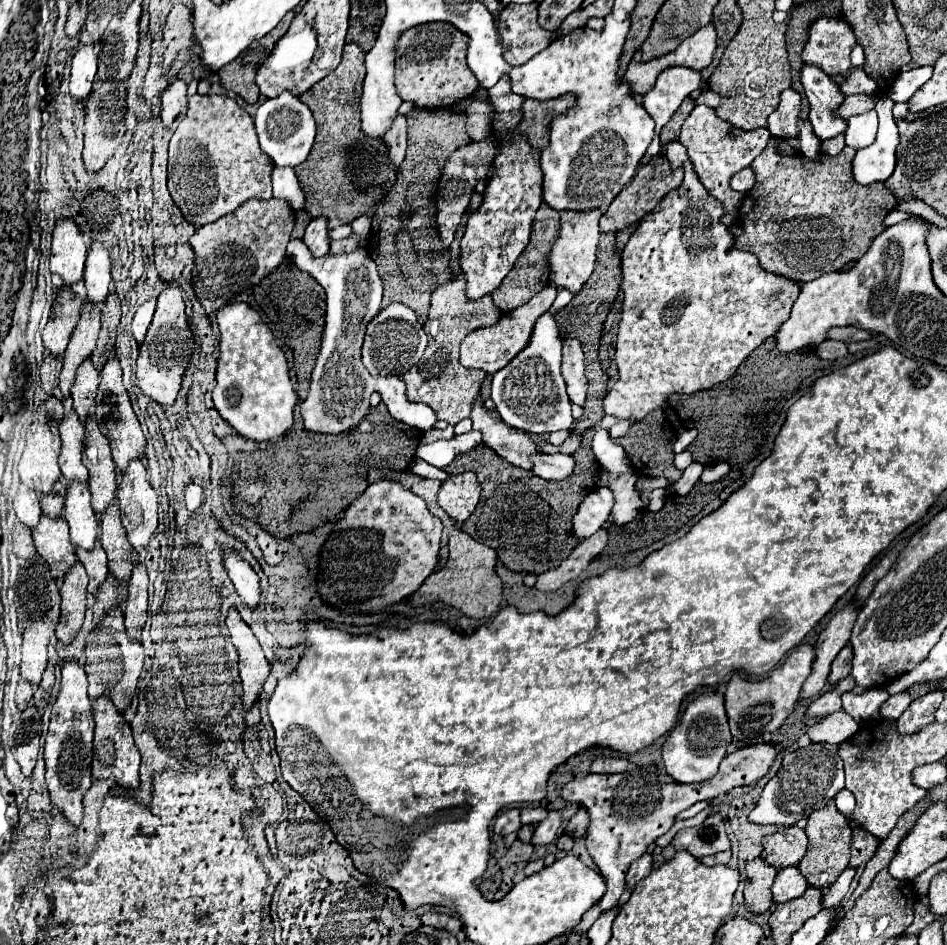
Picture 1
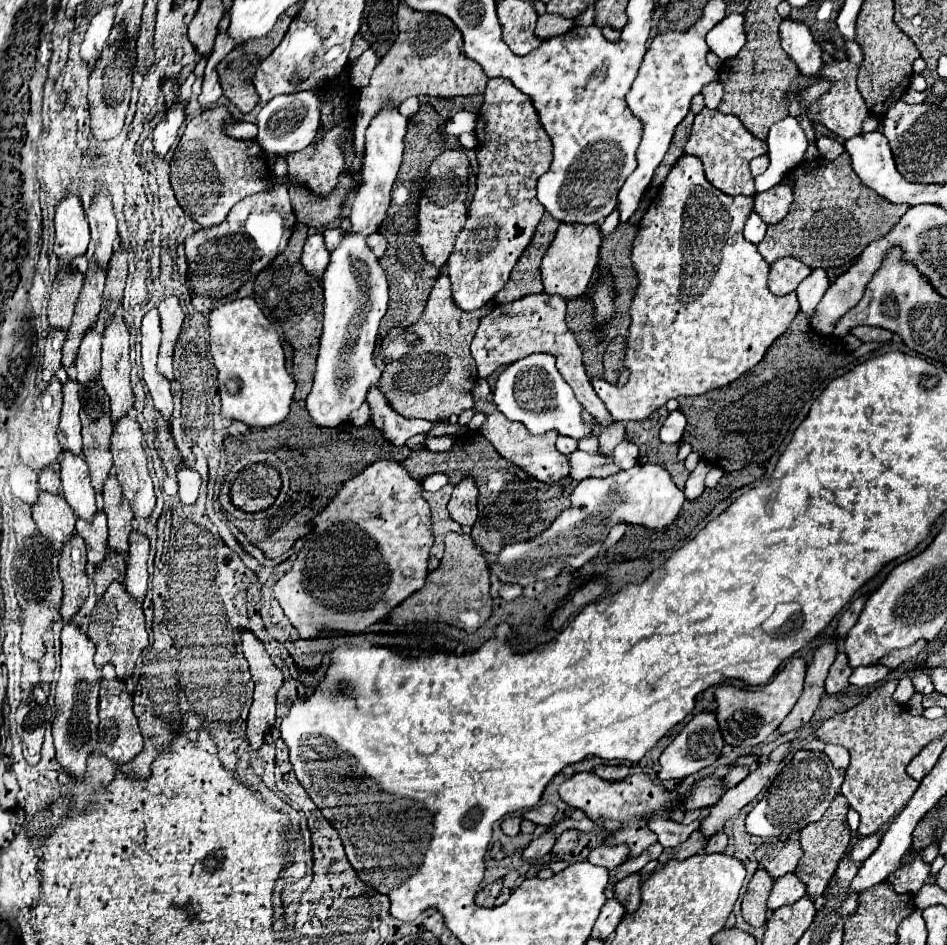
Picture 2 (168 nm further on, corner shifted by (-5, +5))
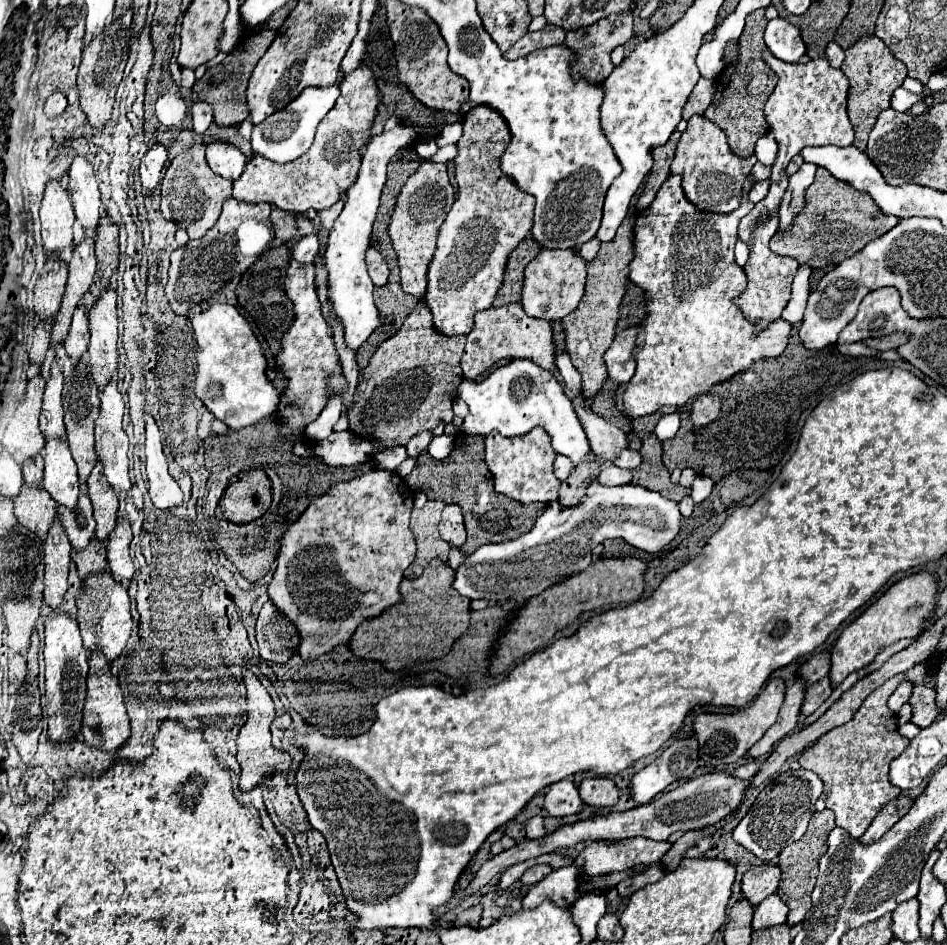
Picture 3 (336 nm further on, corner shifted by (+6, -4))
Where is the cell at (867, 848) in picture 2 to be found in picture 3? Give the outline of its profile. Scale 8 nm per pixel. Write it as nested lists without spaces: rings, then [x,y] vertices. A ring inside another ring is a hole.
[[[895,798],[895,800],[891,800],[877,816],[875,816],[875,820],[871,822],[871,826],[867,828],[867,832],[863,834],[863,838],[859,838],[859,842],[863,844],[863,846],[869,846],[869,844],[873,844],[873,842],[877,842],[895,822],[899,822],[907,812],[909,812],[909,808],[913,806],[913,800],[911,798]]]

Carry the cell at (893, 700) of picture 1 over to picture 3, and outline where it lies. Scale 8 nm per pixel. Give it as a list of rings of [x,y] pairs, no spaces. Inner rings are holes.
[[[903,682],[901,686],[897,686],[897,690],[889,696],[889,708],[893,712],[899,712],[899,708],[911,698],[911,684]]]

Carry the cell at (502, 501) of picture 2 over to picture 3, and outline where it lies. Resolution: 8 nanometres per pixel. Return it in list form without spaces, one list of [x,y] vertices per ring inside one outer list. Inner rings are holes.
[[[457,434],[455,436],[455,444],[453,444],[453,452],[445,458],[445,460],[433,460],[427,452],[423,452],[419,458],[417,458],[417,464],[411,472],[411,478],[407,476],[405,478],[407,486],[413,490],[413,492],[425,492],[429,500],[443,500],[443,502],[455,502],[461,506],[461,512],[465,516],[465,528],[467,528],[467,542],[461,546],[461,552],[465,556],[473,554],[479,546],[485,546],[485,544],[495,544],[495,542],[505,542],[505,540],[513,540],[513,538],[519,538],[523,536],[525,532],[529,532],[537,520],[537,516],[541,516],[541,512],[545,512],[547,504],[521,504],[513,498],[507,498],[507,496],[501,496],[499,492],[495,492],[493,488],[493,478],[491,478],[491,472],[483,460],[483,438],[481,436],[469,436],[469,434]]]

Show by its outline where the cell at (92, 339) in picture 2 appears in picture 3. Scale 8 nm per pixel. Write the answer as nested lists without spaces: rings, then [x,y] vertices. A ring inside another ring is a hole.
[[[83,304],[77,306],[75,314],[73,314],[73,322],[71,322],[71,330],[65,338],[65,352],[67,356],[73,360],[73,366],[83,358],[83,354],[87,352],[87,344],[89,344],[89,322],[85,316],[85,308]]]

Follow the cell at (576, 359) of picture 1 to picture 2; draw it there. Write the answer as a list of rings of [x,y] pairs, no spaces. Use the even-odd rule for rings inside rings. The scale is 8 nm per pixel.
[[[526,295],[524,301],[516,299],[512,303],[496,305],[482,321],[474,335],[474,341],[470,345],[472,357],[478,367],[480,377],[488,377],[502,365],[510,365],[522,357],[528,357],[532,353],[550,353],[556,357],[556,365],[560,375],[568,381],[572,387],[576,399],[580,405],[596,419],[600,425],[612,425],[612,417],[608,415],[608,409],[600,401],[600,397],[592,391],[590,379],[586,375],[584,363],[582,363],[582,351],[572,335],[572,331],[566,327],[566,301],[558,295]]]

